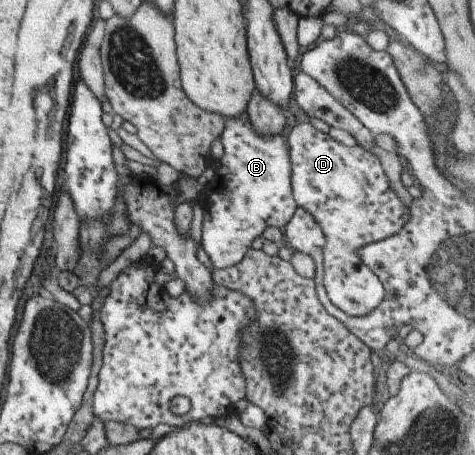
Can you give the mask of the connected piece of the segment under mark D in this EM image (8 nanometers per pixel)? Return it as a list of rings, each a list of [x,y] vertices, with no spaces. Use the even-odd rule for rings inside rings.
[[[310,122],[301,123],[292,129],[288,136],[288,145],[290,150],[291,164],[293,165],[291,184],[294,199],[296,200],[298,207],[305,209],[308,211],[308,213],[310,213],[310,215],[312,215],[312,217],[316,220],[316,223],[318,223],[318,225],[320,225],[322,228],[322,231],[325,235],[326,243],[325,249],[323,251],[323,270],[325,271],[325,276],[323,282],[325,283],[325,291],[327,292],[327,296],[330,298],[330,301],[332,301],[332,303],[336,305],[338,309],[341,309],[344,313],[354,317],[365,316],[367,313],[371,313],[371,311],[374,311],[377,307],[380,307],[380,304],[384,301],[385,298],[385,287],[383,286],[383,283],[380,281],[380,279],[378,279],[378,276],[376,276],[375,273],[365,265],[365,263],[357,256],[355,251],[358,248],[368,245],[369,243],[383,240],[384,238],[393,236],[395,233],[398,233],[411,218],[410,205],[407,206],[401,200],[401,197],[392,189],[390,180],[387,178],[386,172],[382,167],[379,157],[376,156],[372,151],[363,148],[361,145],[357,144],[356,146],[349,148],[340,142],[336,142],[336,140],[334,140],[327,133],[317,130],[314,128],[314,126],[312,126],[312,124],[310,124]]]

